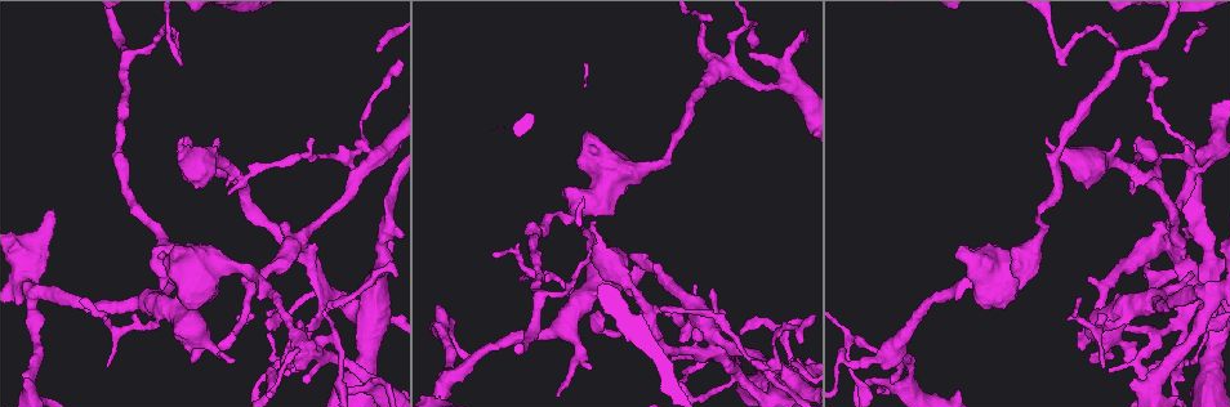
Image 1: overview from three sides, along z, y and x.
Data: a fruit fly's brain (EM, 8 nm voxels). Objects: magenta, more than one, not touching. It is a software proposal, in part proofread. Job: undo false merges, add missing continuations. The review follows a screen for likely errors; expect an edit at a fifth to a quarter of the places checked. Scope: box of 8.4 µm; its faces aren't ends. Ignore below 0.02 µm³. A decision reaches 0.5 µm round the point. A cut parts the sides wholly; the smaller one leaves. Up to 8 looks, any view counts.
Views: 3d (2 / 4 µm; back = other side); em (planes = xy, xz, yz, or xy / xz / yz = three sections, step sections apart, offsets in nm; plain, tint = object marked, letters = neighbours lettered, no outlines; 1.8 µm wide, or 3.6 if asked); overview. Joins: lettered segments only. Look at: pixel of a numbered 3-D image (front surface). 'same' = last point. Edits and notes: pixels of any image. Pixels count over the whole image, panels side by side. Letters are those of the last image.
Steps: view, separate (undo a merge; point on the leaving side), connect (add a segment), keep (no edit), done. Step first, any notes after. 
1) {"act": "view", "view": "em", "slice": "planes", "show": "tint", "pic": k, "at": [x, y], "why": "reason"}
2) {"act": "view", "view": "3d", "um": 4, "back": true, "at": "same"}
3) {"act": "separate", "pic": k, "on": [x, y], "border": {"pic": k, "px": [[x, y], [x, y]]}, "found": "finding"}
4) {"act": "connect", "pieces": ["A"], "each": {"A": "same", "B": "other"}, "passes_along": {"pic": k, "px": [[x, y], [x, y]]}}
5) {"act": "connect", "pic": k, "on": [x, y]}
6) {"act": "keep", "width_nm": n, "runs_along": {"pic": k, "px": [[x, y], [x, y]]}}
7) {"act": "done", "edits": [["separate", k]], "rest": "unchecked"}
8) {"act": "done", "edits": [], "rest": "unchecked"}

{"act": "view", "view": "3d", "um": 4, "pic": 1, "at": [599, 193], "why": "abrupt turn"}

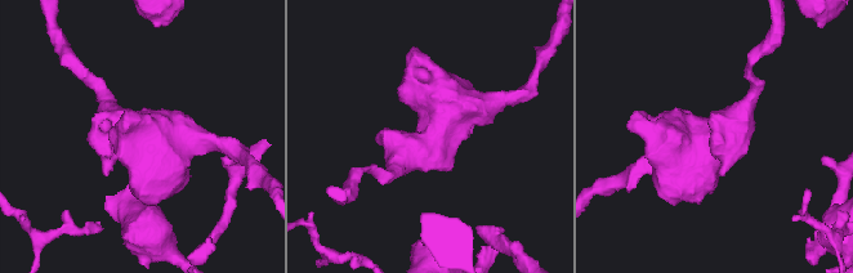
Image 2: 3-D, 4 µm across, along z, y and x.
{"act": "view", "view": "em", "um": 3.6, "slice": "planes", "show": "tint", "pic": 2, "at": [431, 134]}

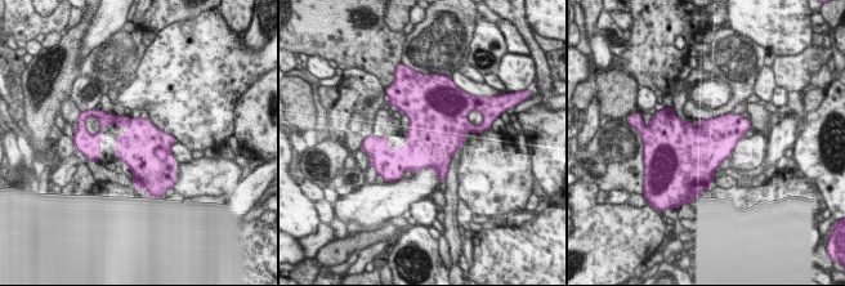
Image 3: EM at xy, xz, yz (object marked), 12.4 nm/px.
{"act": "view", "view": "em", "um": 3.6, "slice": "planes", "show": "letters", "at": "same"}

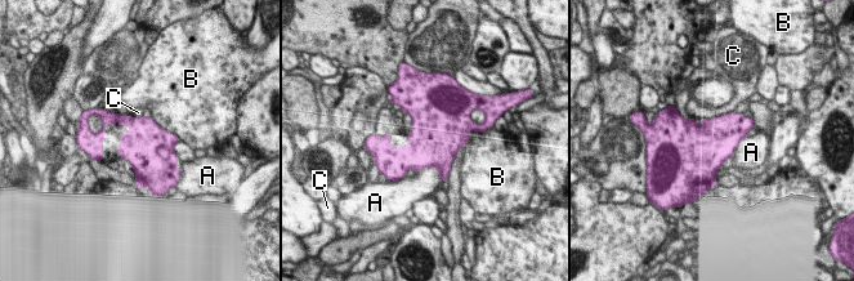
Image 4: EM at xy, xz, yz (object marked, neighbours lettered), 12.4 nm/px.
{"act": "keep", "longest_contact_nm": ["B", 440], "each": {"A": "other", "B": "other", "C": "other"}, "border": {"pic": 4, "px": [[416, 170], [434, 166], [442, 181]]}, "found": "all the same cell"}

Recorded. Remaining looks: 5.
{"act": "view", "view": "em", "um": 3.6, "slice": "planes", "show": "letters", "pic": 1, "at": [1178, 257], "why": "looks like a crossing"}

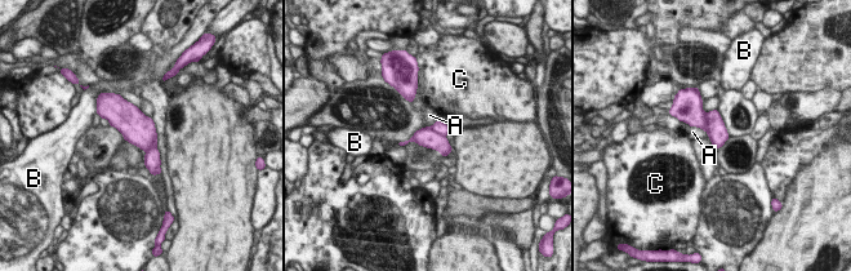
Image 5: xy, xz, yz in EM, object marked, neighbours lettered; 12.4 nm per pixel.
{"act": "separate", "pic": 5, "on": [691, 112], "each": {"A": "other", "B": "other", "C": "other"}, "border": {"pic": 5, "px": [[704, 114], [708, 121], [708, 132]]}, "found": "a second cell is stuck on"}

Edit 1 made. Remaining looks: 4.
{"act": "view", "view": "3d", "um": 4, "pic": 1, "at": [1148, 367], "why": "branch stops here"}

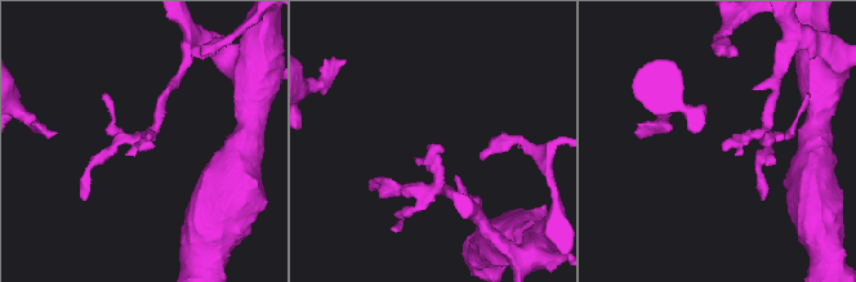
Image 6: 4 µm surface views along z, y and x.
{"act": "view", "view": "em", "slice": "xz", "step": 16, "show": "tint", "pic": 6, "at": [724, 141]}

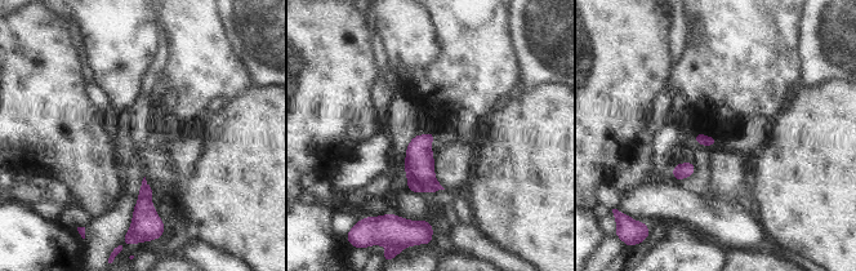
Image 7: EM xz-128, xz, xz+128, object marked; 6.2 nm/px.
{"act": "view", "view": "em", "slice": "xz", "step": 16, "show": "letters", "at": "same", "why": "what lies round it"}

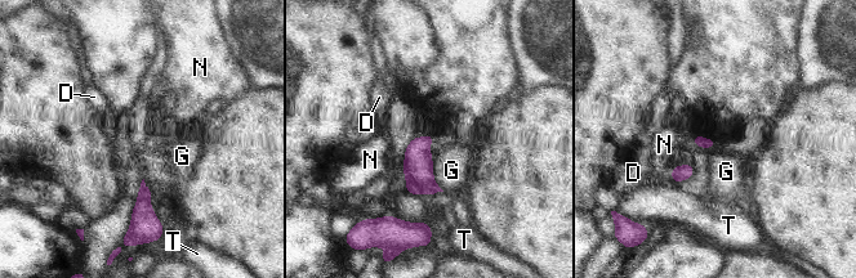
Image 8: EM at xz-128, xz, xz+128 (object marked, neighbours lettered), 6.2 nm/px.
{"act": "keep", "each": {"D": "other", "G": "other", "N": "other", "T": "other"}, "found": "none of them fits"}

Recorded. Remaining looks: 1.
{"act": "done", "edits": [["separate", 5]], "rest": "unchecked"}

